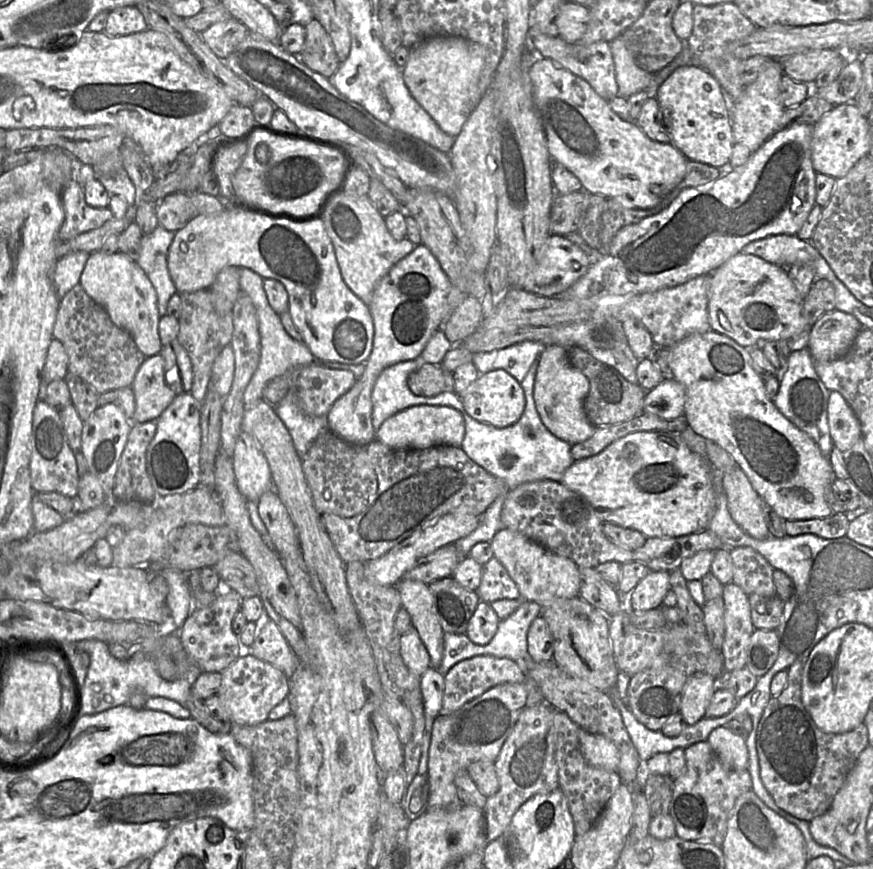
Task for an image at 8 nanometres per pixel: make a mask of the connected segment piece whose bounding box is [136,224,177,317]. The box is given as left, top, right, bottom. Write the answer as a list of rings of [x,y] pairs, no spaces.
[[[159,224],[154,231],[143,235],[140,254],[136,261],[156,291],[160,317],[166,316],[168,301],[177,293],[167,265],[168,250],[174,236],[174,232]]]

